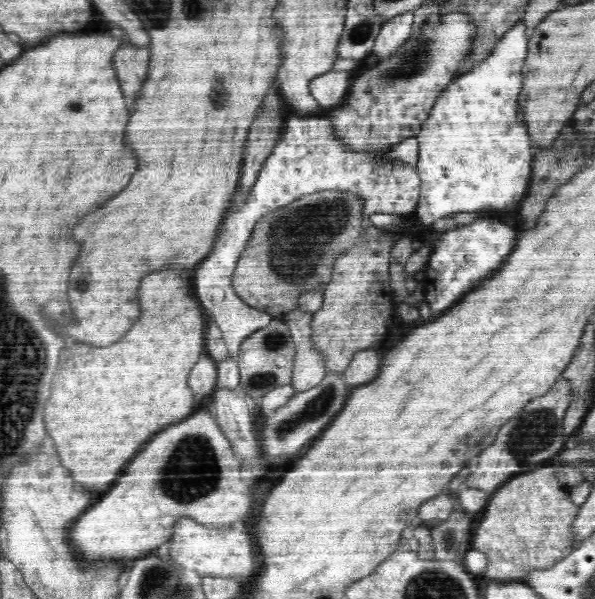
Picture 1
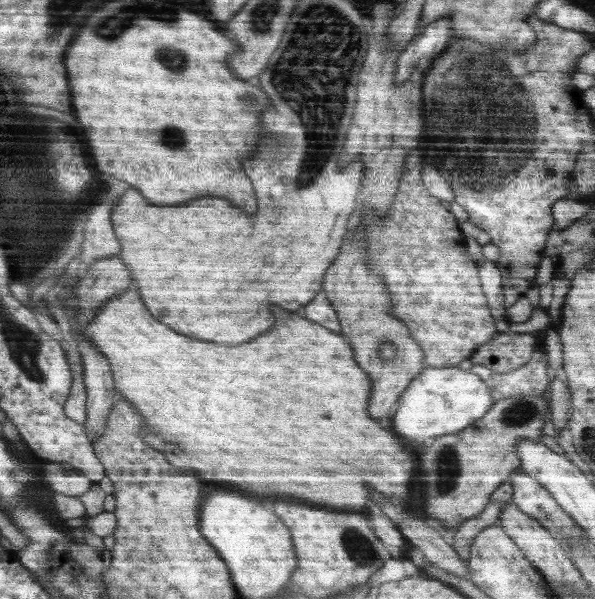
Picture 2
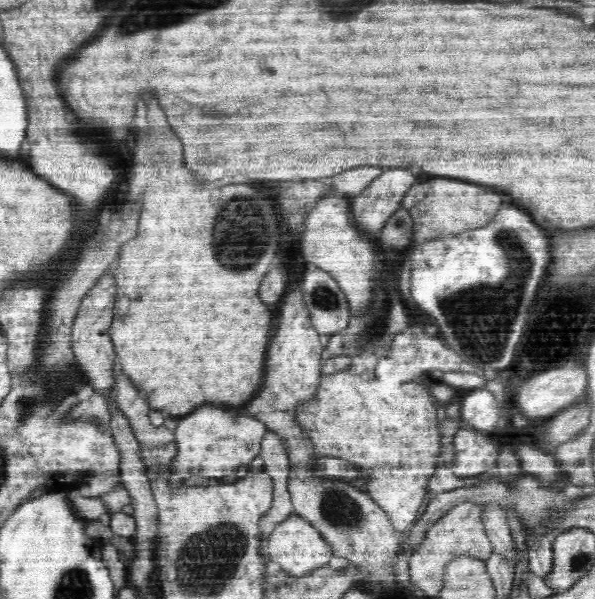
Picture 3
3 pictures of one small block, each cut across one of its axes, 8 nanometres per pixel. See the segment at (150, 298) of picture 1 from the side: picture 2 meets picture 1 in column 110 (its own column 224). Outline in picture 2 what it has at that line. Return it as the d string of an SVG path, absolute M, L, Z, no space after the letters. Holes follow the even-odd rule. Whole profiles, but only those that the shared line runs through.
M130 290L100 307L96 320L89 324L90 328L83 328L83 334L108 357L118 392L135 404L149 424L143 428L143 436L168 454L172 464L180 464L178 468L202 472L206 480L210 478L230 489L246 486L248 490L241 491L250 495L300 496L301 502L324 504L324 508L348 512L366 510L366 486L372 488L372 482L384 496L396 494L396 498L406 504L410 474L414 478L414 454L399 436L396 438L392 428L380 428L378 420L368 418L366 408L371 398L371 378L356 362L351 343L342 334L334 334L324 325L300 318L288 309L278 306L271 309L276 322L268 332L262 332L246 346L226 346L182 336L150 314L140 290Z

